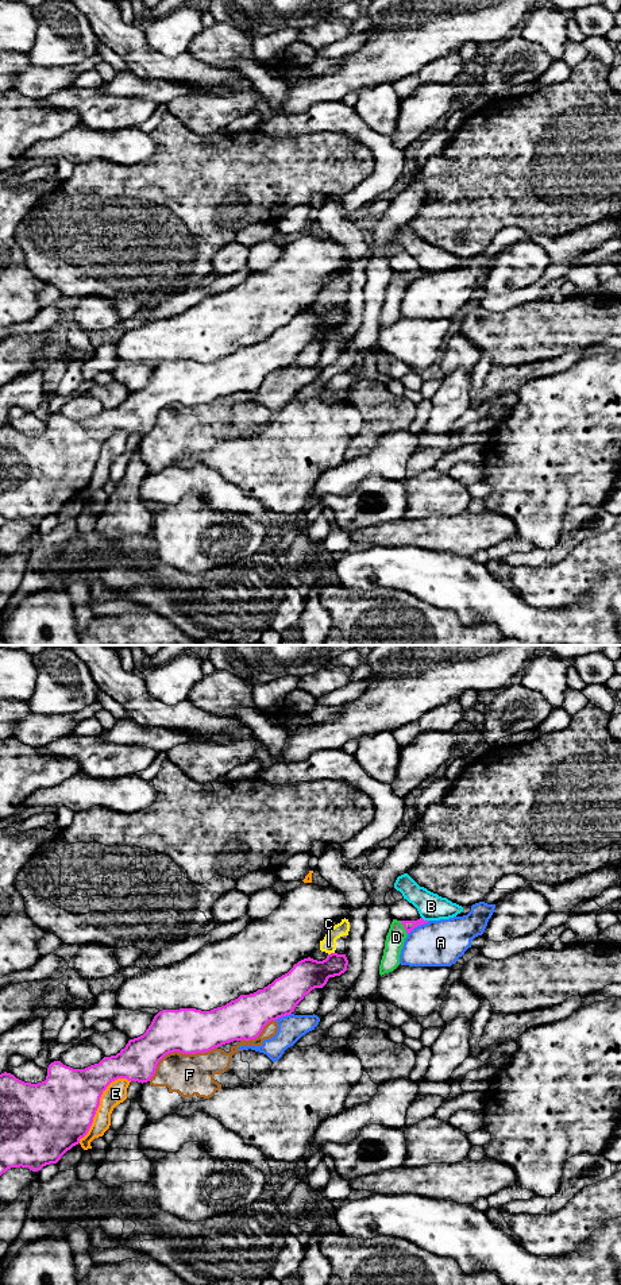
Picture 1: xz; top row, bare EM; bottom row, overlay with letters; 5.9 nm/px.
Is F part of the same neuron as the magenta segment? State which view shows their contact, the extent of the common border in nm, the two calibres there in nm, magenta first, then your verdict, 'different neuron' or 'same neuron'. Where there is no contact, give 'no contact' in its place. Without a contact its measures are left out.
meets magenta in xz; contact 460 nm long; 280 nm thick on the magenta side, 240 nm on the other; different neuron

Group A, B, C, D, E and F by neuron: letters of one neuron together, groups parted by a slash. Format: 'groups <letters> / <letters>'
groups A F / B / C / D / E

